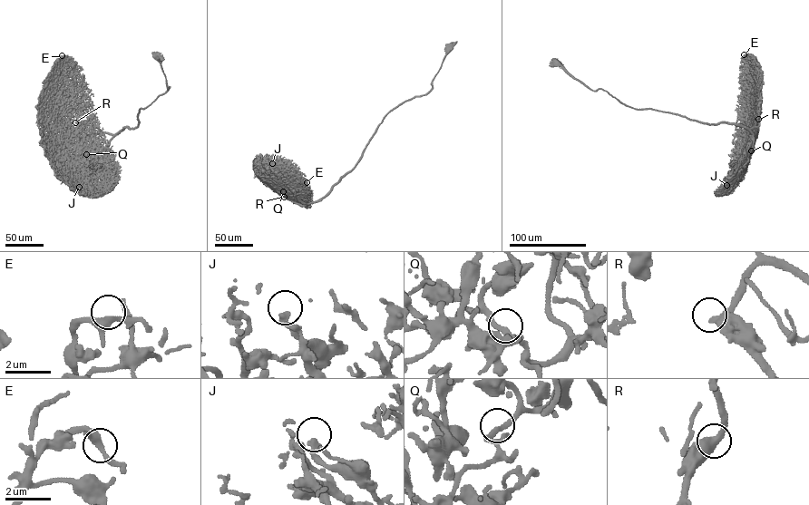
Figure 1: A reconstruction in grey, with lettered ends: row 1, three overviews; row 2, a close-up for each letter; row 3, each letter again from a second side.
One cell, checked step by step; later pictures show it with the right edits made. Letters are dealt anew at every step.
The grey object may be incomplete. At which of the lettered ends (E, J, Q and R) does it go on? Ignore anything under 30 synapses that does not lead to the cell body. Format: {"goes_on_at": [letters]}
{"goes_on_at": ["R"]}

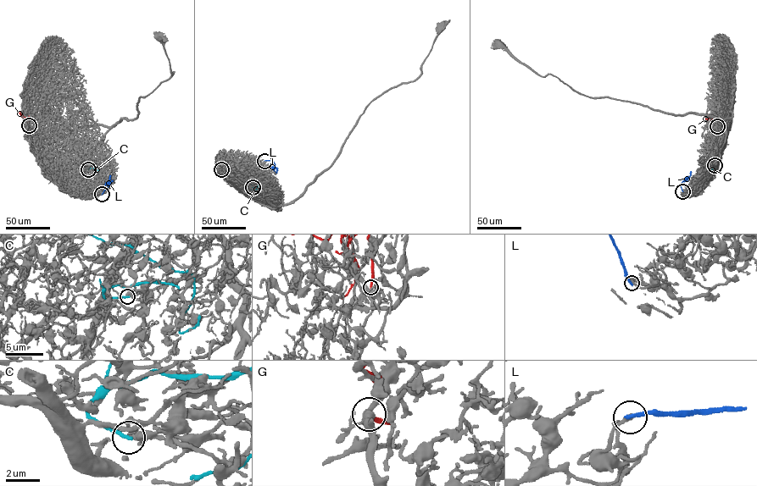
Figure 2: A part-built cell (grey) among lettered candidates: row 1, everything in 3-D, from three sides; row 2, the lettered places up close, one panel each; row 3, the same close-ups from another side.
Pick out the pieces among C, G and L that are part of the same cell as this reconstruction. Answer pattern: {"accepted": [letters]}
{"accepted": ["G"]}

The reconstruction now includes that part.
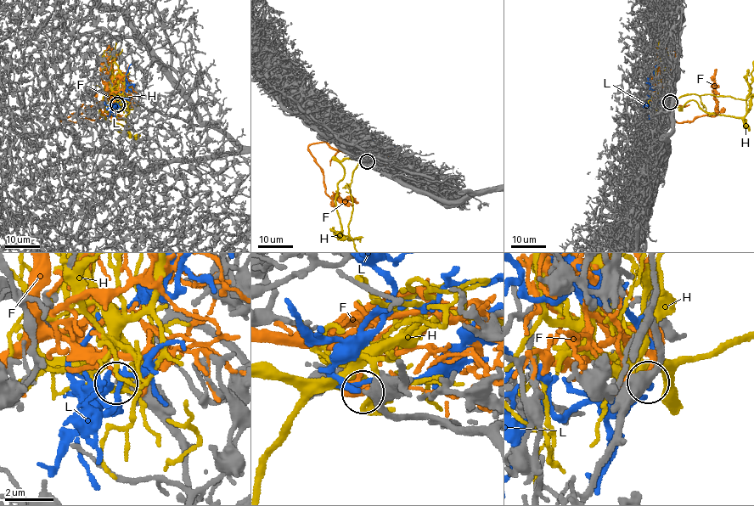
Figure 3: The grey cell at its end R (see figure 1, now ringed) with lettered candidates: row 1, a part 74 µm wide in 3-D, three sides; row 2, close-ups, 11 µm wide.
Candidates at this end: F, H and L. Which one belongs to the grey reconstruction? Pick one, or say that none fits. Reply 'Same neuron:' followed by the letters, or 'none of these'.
Same neuron: L

